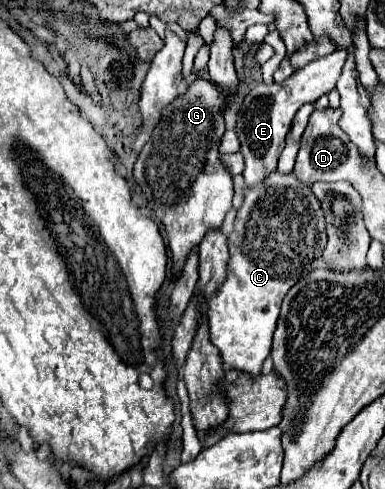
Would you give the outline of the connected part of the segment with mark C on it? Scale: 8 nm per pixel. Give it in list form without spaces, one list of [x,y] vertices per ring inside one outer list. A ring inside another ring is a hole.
[[[275,171],[261,185],[245,193],[245,203],[237,211],[235,229],[229,241],[231,259],[227,265],[227,279],[217,289],[217,295],[213,295],[213,299],[209,301],[211,343],[219,349],[223,365],[229,365],[231,369],[253,377],[261,373],[261,365],[271,351],[271,337],[279,317],[281,301],[301,277],[317,267],[321,251],[325,247],[323,231],[325,217],[319,201],[303,187],[303,183],[295,179],[295,175],[281,175],[279,171]]]

